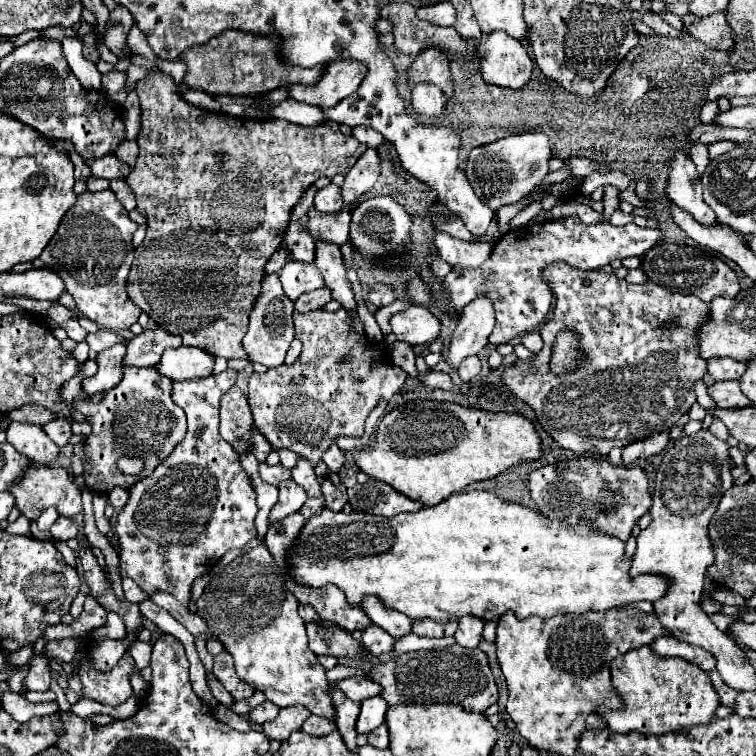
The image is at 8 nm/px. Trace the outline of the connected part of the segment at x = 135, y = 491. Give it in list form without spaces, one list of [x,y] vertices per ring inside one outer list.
[[[227,368],[217,376],[173,382],[171,398],[187,414],[187,434],[151,476],[131,486],[129,502],[117,514],[115,532],[119,538],[121,578],[135,580],[147,596],[153,596],[155,592],[167,592],[173,594],[183,606],[189,606],[193,580],[205,574],[227,550],[243,548],[257,536],[255,516],[259,508],[256,492],[239,464],[239,454],[219,434],[219,400],[235,384],[235,380],[237,372]]]

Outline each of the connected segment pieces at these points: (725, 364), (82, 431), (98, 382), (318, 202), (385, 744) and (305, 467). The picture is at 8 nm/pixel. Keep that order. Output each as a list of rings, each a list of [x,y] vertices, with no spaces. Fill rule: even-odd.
[[[711,358],[709,374],[713,380],[739,380],[743,372],[747,372],[747,362],[737,362],[733,358]]]
[[[64,409],[62,411],[65,418],[71,422],[73,434],[80,435],[83,438],[86,438],[91,434],[91,425],[88,422],[86,422],[86,425],[80,424],[71,417],[69,409]]]
[[[115,344],[115,348],[103,350],[97,354],[99,370],[93,378],[83,382],[83,390],[91,396],[97,392],[105,392],[119,384],[123,374],[123,356],[127,354],[127,344]]]
[[[329,184],[315,194],[315,208],[319,212],[339,212],[343,208],[341,200],[341,188],[335,184]]]
[[[381,724],[379,728],[375,728],[369,734],[369,744],[373,744],[379,750],[387,750],[389,748],[389,728],[387,728],[387,724]]]
[[[299,456],[299,464],[295,464],[295,468],[291,470],[293,474],[293,480],[307,490],[309,496],[321,496],[321,490],[319,490],[319,482],[315,478],[315,472],[313,472],[313,464],[309,460],[303,460],[303,456]]]

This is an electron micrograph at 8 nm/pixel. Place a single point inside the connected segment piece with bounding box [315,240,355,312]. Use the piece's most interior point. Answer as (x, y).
(328, 259)

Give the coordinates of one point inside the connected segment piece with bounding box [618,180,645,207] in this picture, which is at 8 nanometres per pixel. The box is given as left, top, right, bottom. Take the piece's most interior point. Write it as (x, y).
(628, 195)

